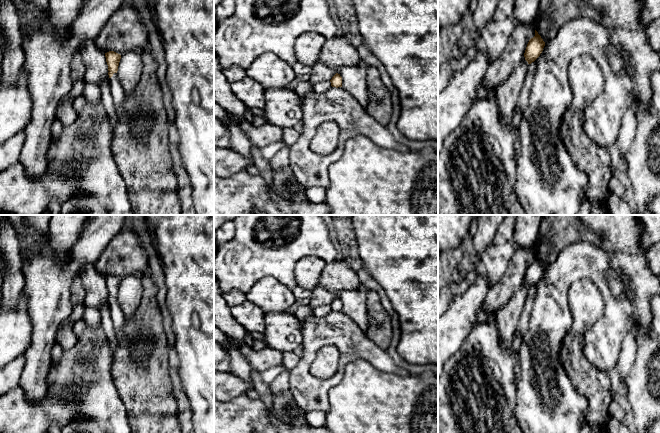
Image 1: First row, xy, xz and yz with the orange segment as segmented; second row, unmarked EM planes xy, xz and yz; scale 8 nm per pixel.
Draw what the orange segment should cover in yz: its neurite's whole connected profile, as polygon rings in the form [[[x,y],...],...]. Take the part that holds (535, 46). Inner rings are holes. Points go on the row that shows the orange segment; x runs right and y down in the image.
[[[535,30],[535,36],[531,38],[527,44],[524,57],[528,64],[534,62],[542,53],[545,42]]]

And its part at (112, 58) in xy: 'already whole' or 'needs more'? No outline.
needs more

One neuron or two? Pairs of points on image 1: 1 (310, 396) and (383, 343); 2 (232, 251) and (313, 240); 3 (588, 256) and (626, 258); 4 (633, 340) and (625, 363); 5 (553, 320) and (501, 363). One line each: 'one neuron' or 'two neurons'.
1: two neurons
2: one neuron
3: two neurons
4: one neuron
5: two neurons

